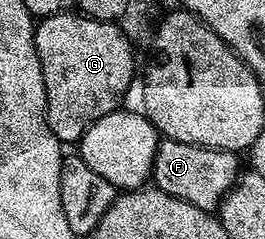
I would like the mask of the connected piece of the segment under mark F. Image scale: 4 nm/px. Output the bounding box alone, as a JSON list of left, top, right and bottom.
[151,138,239,213]

